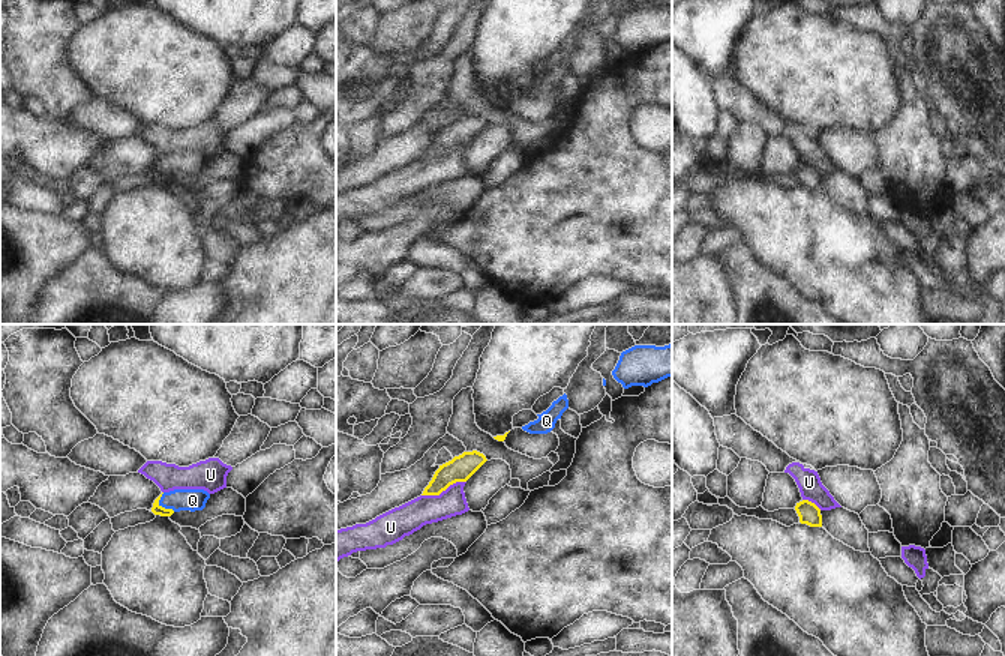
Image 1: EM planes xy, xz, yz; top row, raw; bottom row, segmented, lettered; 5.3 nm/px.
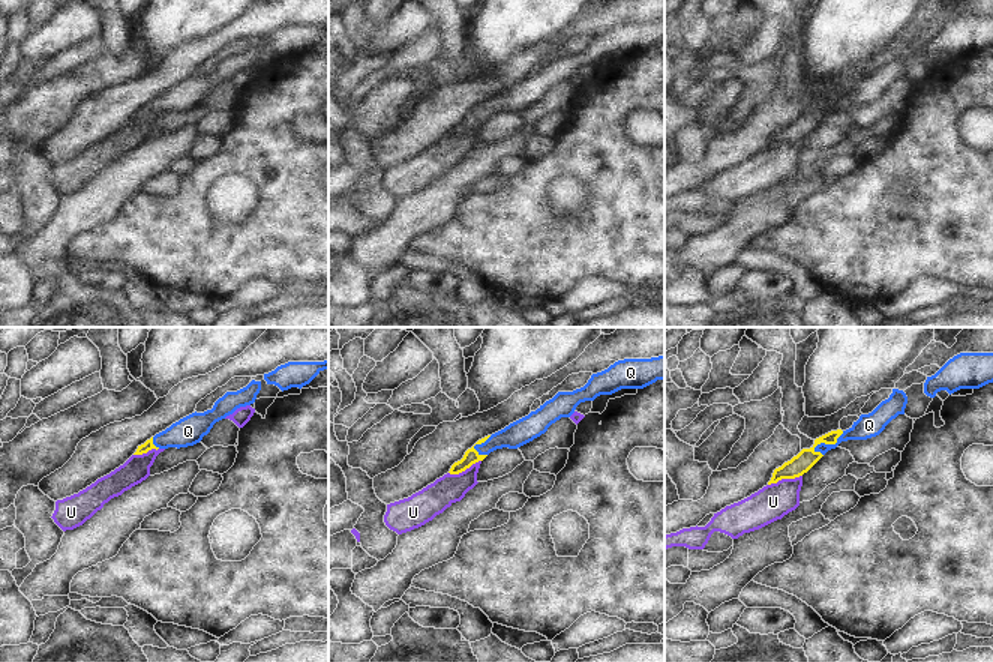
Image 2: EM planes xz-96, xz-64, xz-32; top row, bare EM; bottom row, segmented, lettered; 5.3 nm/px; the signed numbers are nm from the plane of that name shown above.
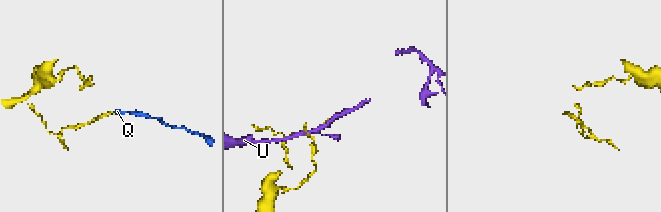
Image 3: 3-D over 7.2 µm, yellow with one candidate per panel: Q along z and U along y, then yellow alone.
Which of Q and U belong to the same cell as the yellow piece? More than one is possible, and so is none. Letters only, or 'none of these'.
Q

